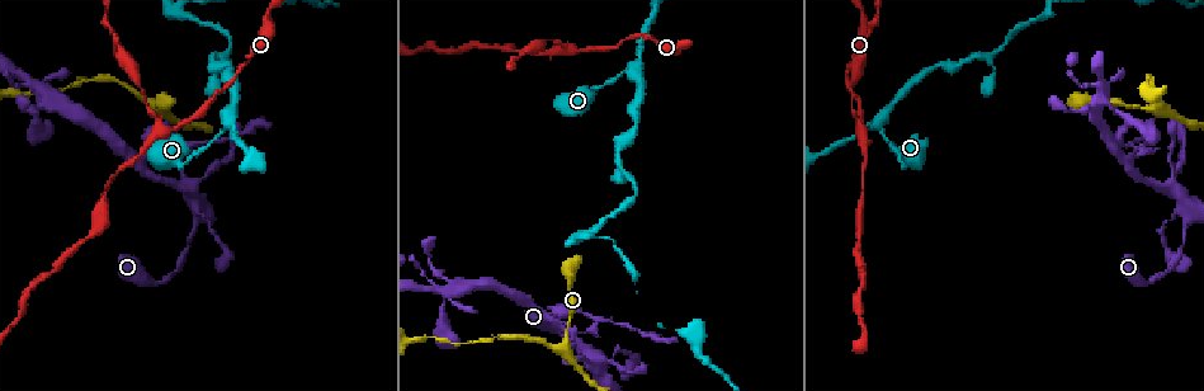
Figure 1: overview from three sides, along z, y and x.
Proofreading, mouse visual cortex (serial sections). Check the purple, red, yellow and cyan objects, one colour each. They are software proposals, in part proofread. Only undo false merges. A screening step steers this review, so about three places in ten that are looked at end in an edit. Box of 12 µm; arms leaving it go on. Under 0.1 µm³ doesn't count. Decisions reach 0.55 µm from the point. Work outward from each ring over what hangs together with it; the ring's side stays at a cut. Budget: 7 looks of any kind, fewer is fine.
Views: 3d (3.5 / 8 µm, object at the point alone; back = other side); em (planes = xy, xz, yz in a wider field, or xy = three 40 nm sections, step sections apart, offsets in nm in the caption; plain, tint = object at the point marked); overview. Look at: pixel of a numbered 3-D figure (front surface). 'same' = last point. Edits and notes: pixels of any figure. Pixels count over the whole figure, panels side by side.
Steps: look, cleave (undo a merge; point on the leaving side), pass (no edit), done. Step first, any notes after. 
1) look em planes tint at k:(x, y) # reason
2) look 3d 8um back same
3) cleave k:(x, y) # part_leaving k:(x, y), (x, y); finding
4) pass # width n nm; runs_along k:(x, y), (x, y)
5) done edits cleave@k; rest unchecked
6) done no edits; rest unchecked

look 3d 3.5um at 1:(195, 202) # four-way junction

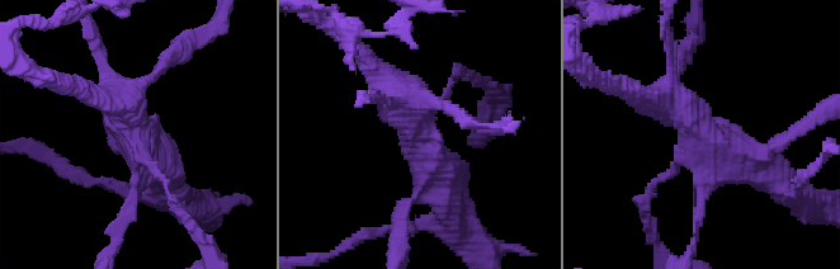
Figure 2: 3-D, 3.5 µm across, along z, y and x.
look em xy step 2 tint at 2:(706, 136)

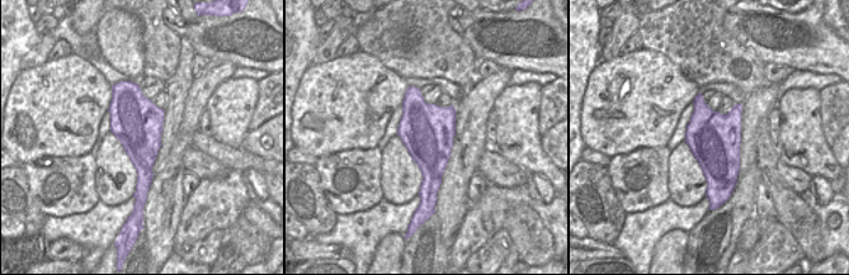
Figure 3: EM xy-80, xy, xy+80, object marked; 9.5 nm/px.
look em xy step 1 tint same # cut it another way

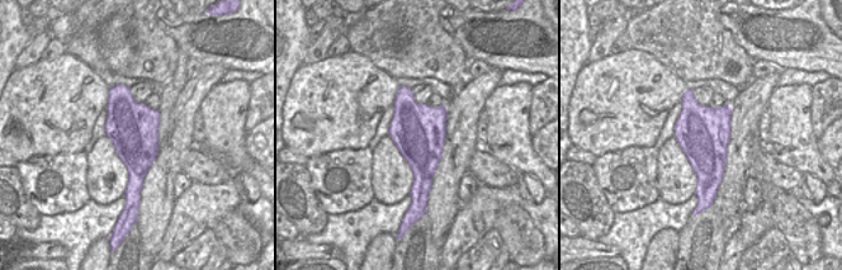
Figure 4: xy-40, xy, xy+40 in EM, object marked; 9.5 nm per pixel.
pass # arm_widths 100, 150, 450, 450 nm; runs_along 2:(698, 217), (715, 146), (649, 95); one cell here

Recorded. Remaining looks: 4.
look 3d 3.5um at 1:(1129, 166) # three arms meet

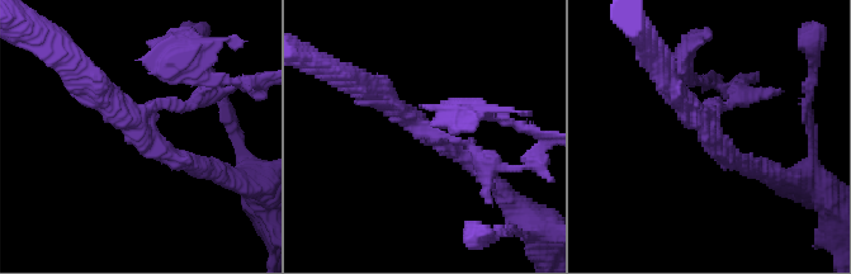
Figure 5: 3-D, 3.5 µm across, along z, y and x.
look em xy step 5 tint at 5:(138, 127) # arms 3; arm_widths 150, 200, 300 nm

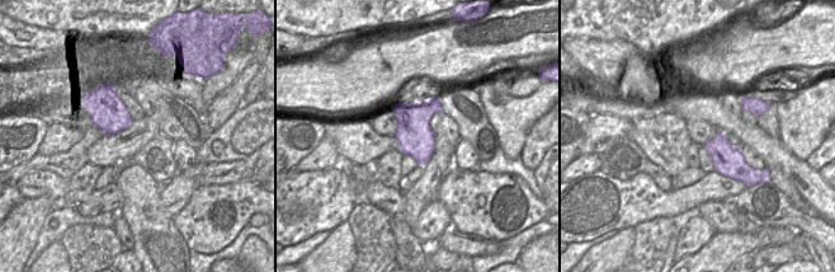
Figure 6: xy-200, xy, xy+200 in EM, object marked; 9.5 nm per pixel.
look em xy step 2 tint same # another direction

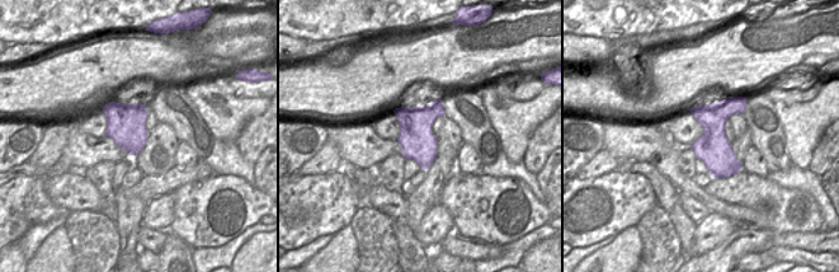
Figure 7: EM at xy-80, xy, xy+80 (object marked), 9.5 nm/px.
pass # runs_along 5:(194, 166), (147, 140), (77, 74); one cell here

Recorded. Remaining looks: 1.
done no edits; rest unchecked

